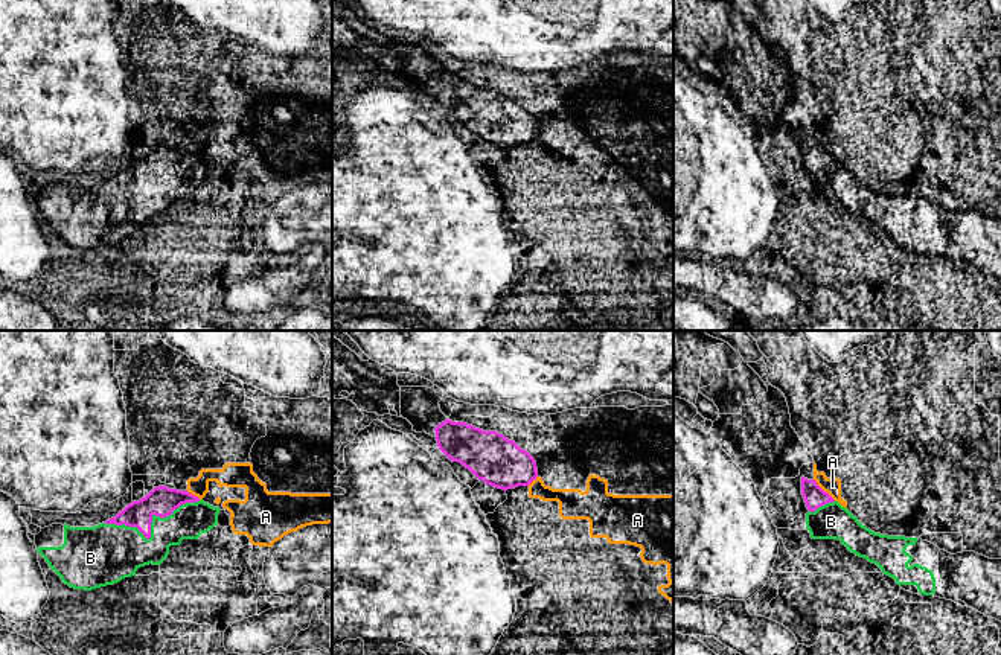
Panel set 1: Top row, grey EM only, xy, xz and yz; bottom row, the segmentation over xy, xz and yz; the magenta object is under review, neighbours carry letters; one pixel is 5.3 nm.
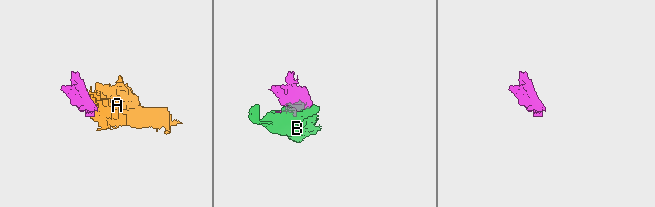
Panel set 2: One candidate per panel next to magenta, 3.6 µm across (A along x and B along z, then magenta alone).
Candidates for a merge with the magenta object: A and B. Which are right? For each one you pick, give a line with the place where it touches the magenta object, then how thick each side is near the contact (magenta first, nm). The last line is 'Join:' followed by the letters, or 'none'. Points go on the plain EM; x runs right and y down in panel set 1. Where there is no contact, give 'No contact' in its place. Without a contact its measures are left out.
B: Touches magenta at xy (150, 185). Thickness 160 nm (magenta) against 300 nm
Join: B

